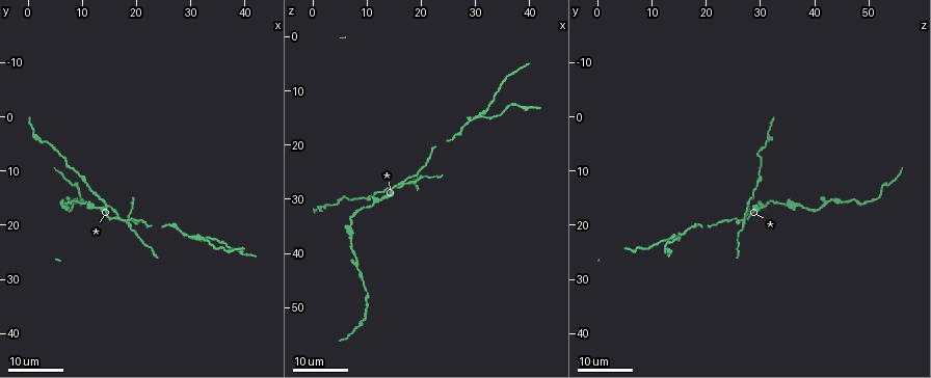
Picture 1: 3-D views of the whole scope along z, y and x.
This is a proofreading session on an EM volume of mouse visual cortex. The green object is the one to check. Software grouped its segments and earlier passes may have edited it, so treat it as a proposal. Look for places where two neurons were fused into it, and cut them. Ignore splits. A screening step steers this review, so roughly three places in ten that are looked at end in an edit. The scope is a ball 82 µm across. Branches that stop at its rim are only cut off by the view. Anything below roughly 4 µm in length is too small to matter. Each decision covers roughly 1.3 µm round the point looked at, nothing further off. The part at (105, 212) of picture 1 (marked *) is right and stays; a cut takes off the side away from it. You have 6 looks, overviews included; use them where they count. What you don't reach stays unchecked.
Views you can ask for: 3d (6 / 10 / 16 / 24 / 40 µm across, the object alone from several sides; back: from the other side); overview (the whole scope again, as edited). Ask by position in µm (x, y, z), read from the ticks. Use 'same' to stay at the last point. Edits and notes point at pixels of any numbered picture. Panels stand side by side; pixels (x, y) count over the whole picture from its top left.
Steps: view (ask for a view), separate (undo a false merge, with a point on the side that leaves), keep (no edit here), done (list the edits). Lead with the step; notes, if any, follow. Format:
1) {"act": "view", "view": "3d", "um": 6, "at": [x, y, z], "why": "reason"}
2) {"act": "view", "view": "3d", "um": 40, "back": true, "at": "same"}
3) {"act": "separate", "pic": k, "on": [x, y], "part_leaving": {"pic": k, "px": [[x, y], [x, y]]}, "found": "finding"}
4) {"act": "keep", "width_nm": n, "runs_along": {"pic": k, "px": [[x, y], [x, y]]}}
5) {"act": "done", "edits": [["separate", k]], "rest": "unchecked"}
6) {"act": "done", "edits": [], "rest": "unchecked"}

{"act": "view", "view": "3d", "um": 16, "at": [17.0, 18.5, 27.5], "why": "two arms at a narrow angle"}

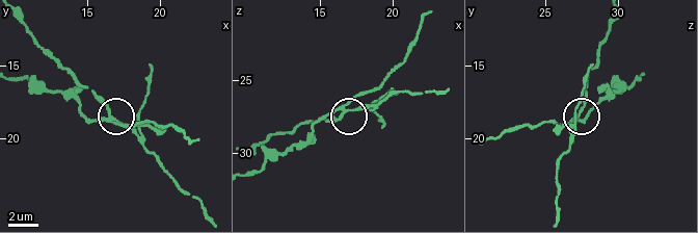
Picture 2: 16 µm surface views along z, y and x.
{"act": "view", "view": "3d", "um": 10, "at": [16.6, 18.2, 27.6]}

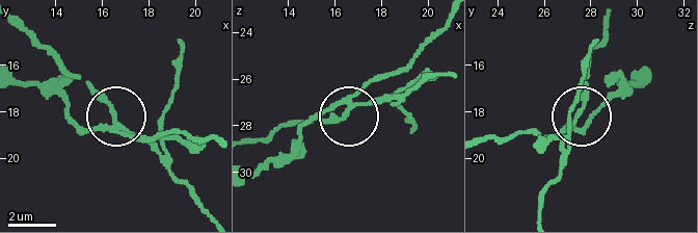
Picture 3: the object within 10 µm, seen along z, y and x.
{"act": "view", "view": "3d", "um": 10, "back": true, "at": [16.6, 18.2, 27.5], "why": "other side"}

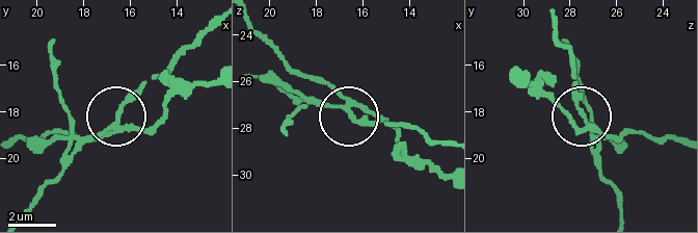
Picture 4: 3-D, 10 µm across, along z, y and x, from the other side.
{"act": "separate", "pic": 4, "on": [83, 140], "part_leaving": {"pic": 4, "px": [[115, 126], [121, 109], [210, 26]]}, "found": "a second neuron is stuck on"}

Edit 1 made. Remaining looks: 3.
{"act": "view", "view": "3d", "um": 16, "at": [8.0, 15.0, 32.0]}

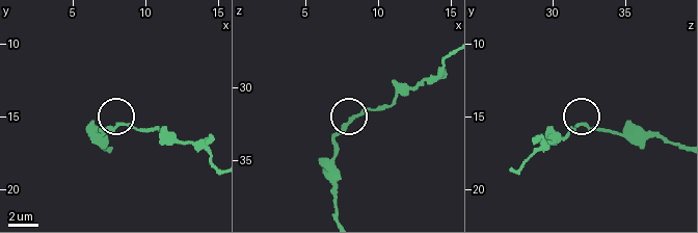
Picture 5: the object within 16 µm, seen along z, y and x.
{"act": "view", "view": "3d", "um": 6, "at": [8.2, 15.6, 32.2], "why": "zoom in"}

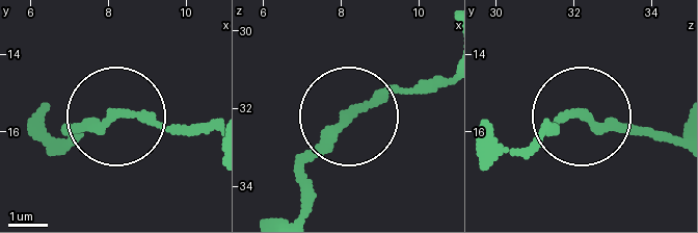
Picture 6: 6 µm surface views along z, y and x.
{"act": "keep", "runs_along": {"pic": 6, "px": [[448, 80], [358, 106], [302, 189]]}, "found": "all the same neuron"}

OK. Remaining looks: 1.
{"act": "done", "edits": [["separate", 4]], "rest": "unchecked"}

